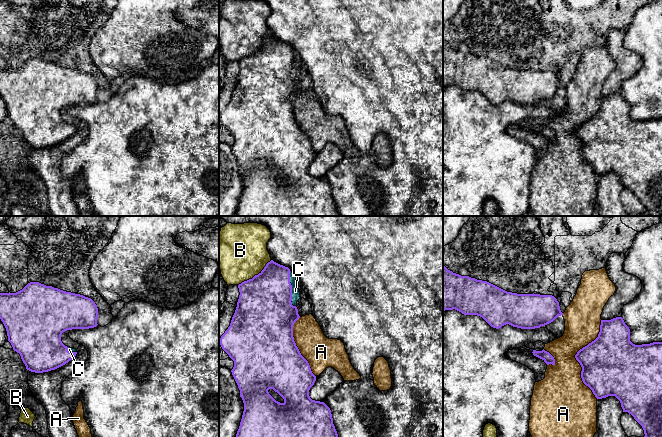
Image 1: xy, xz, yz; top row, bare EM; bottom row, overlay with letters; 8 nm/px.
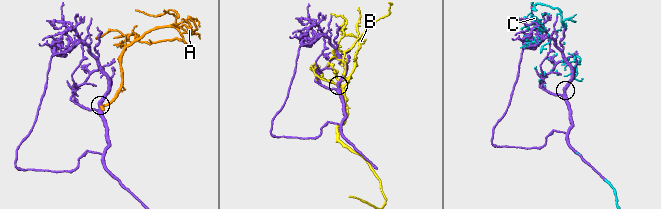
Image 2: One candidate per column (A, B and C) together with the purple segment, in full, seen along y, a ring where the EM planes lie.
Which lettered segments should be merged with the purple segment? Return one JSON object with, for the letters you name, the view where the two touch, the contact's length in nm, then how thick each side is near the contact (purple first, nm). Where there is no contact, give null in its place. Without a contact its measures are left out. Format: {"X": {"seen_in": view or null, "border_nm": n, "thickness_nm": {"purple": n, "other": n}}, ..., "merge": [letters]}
{"C": {"seen_in": "xz", "border_nm": 300, "thickness_nm": {"purple": 420, "other": 60}}, "merge": ["C"]}

